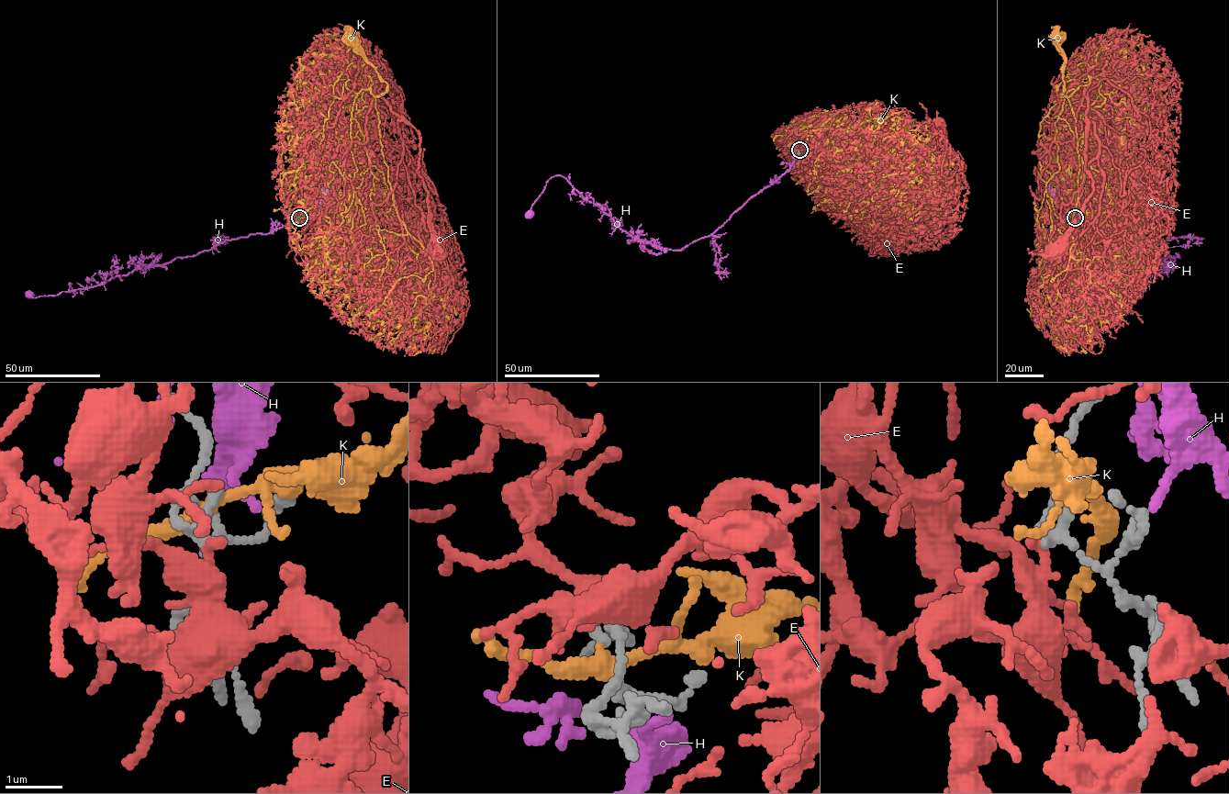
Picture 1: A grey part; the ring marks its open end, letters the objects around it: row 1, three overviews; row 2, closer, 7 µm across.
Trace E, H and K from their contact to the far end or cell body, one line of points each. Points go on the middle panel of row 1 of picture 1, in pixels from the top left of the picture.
E: (798, 150), (795, 145), (801, 147), (812, 134), (848, 125), (876, 161), (919, 161), (925, 168), (940, 134)
H: (800, 153), (788, 170), (751, 196), (709, 235), (680, 249), (638, 242), (559, 174), (548, 181), (530, 215)
K: (798, 151), (829, 132), (832, 115), (853, 125), (852, 137), (869, 154), (878, 136), (887, 139), (849, 131)

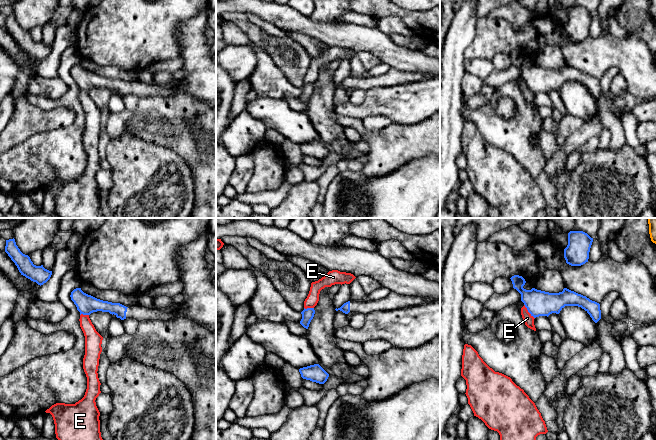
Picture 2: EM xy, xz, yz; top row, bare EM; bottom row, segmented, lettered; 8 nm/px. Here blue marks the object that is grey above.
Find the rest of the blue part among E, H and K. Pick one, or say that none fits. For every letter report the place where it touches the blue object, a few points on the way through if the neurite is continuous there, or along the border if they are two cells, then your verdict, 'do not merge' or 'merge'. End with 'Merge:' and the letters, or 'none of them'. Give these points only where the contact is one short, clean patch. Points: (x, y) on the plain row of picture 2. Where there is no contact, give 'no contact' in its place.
E: contact yz (528, 87); border yz (524, 80), (527, 87), (534, 94); do not merge
H: no contact; do not merge
K: no contact; do not merge
Merge: none of them

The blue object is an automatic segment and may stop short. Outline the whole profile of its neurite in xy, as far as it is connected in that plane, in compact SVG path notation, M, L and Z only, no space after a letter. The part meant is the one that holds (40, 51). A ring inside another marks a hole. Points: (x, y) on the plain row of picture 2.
M14 14L6 16L5 28L15 39L21 51L40 62L50 55L52 47L45 45L43 41L34 41L30 33L20 27Z

